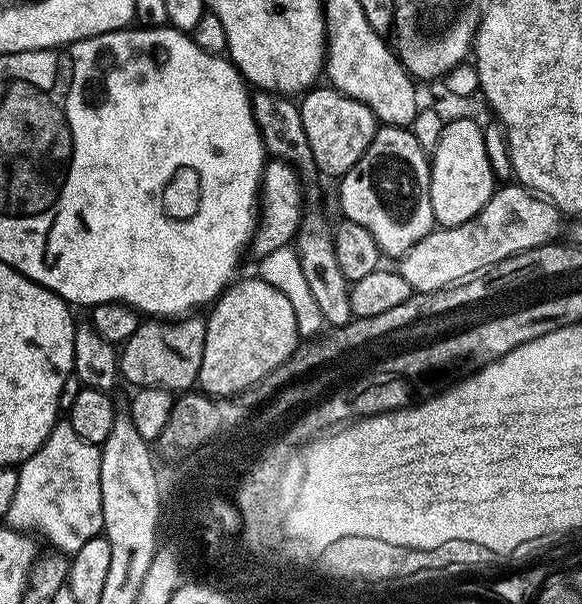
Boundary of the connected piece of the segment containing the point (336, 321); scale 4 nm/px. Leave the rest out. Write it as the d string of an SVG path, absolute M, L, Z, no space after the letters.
M256 90L251 93L251 97L252 113L256 115L256 125L262 134L265 153L269 157L276 157L291 164L296 169L300 183L303 185L303 199L306 201L308 209L303 213L300 220L299 232L297 232L294 239L296 253L302 262L302 274L306 274L306 283L310 285L310 290L313 292L314 298L318 301L318 310L322 310L322 318L324 319L325 325L337 328L343 324L349 324L354 319L350 310L350 294L348 293L350 281L346 278L346 274L342 274L342 270L338 266L336 243L331 236L330 228L328 232L323 214L316 209L320 204L320 180L322 181L322 176L321 173L316 171L314 154L310 154L310 142L306 142L306 130L302 130L300 105L291 95L281 94L279 92Z

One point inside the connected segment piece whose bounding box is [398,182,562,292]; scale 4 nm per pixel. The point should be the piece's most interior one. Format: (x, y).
(516, 219)

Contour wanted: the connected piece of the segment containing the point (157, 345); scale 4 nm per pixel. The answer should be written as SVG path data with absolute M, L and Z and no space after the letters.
M203 315L145 319L119 349L119 375L136 384L137 389L167 388L173 394L186 393L199 381L205 346L206 320Z

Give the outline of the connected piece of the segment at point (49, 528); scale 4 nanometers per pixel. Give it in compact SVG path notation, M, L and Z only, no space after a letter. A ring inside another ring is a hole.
M66 418L57 421L46 442L24 460L17 469L19 474L18 487L14 499L4 517L6 525L16 531L35 532L46 534L52 542L51 547L61 555L71 556L82 550L82 546L103 533L102 500L101 500L101 456L100 449L75 434Z

